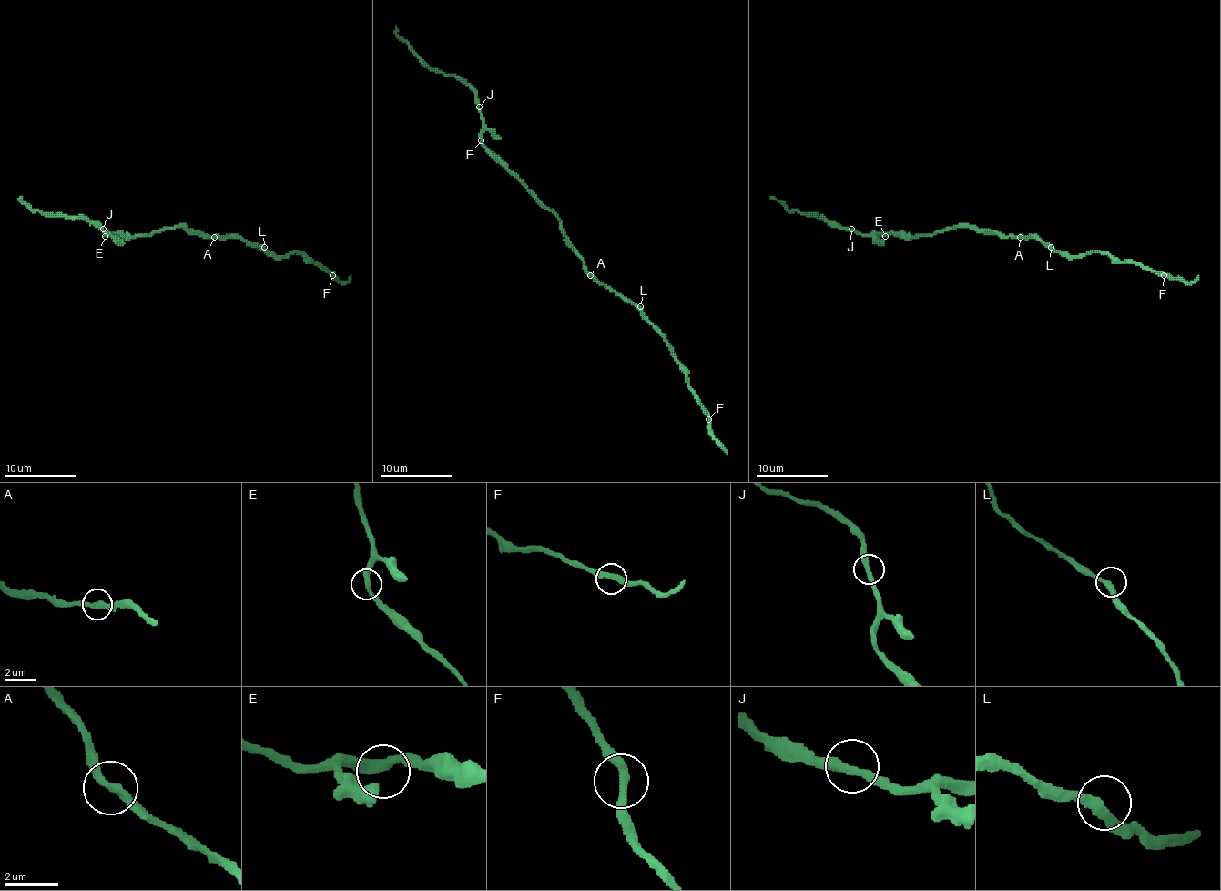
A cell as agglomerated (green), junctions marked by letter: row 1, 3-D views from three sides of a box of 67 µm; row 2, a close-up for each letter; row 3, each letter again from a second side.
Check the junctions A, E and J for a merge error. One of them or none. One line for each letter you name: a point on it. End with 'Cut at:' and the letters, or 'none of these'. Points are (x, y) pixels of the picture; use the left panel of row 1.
A: (214, 237)
Cut at: A

